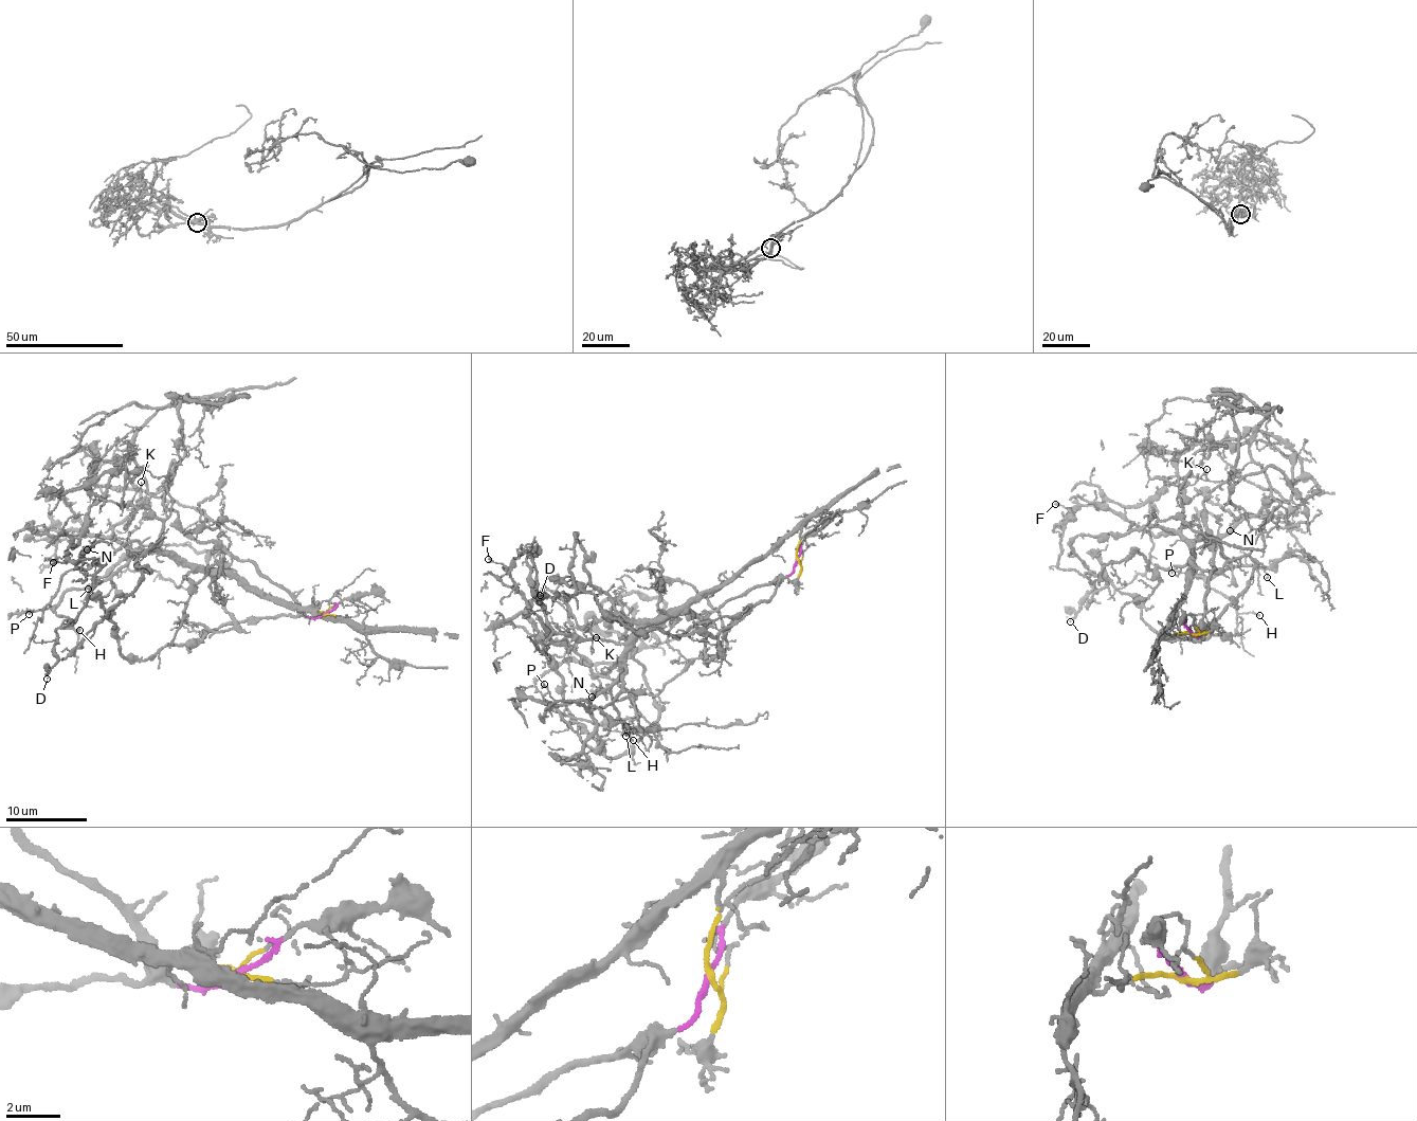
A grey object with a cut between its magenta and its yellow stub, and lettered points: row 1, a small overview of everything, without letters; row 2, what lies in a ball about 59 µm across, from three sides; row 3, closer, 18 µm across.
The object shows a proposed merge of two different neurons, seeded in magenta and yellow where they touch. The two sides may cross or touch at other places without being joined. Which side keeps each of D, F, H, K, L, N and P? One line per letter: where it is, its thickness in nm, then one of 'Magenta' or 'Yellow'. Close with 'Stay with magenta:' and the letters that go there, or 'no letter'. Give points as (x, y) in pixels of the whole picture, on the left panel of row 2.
D: Place: (47, 679). Thickness 140 nm. Magenta
F: Place: (53, 562). Thickness 150 nm. Magenta
H: Place: (79, 630). Thickness 120 nm. Yellow
K: Place: (141, 482). Thickness 90 nm. Yellow
L: Place: (88, 589). Thickness 100 nm. Yellow
N: Place: (87, 549). Thickness 90 nm. Yellow
P: Place: (29, 614). Thickness 160 nm. Yellow
Stay with magenta: D, F

